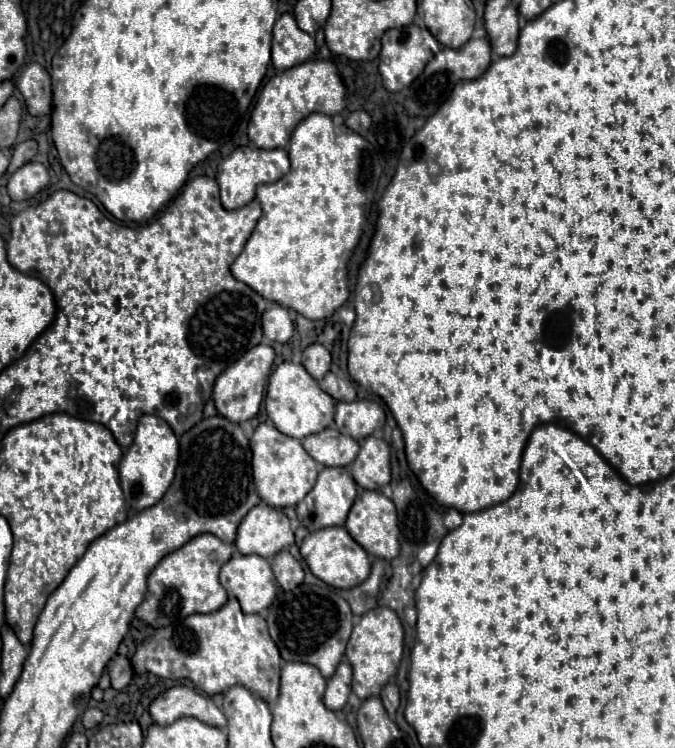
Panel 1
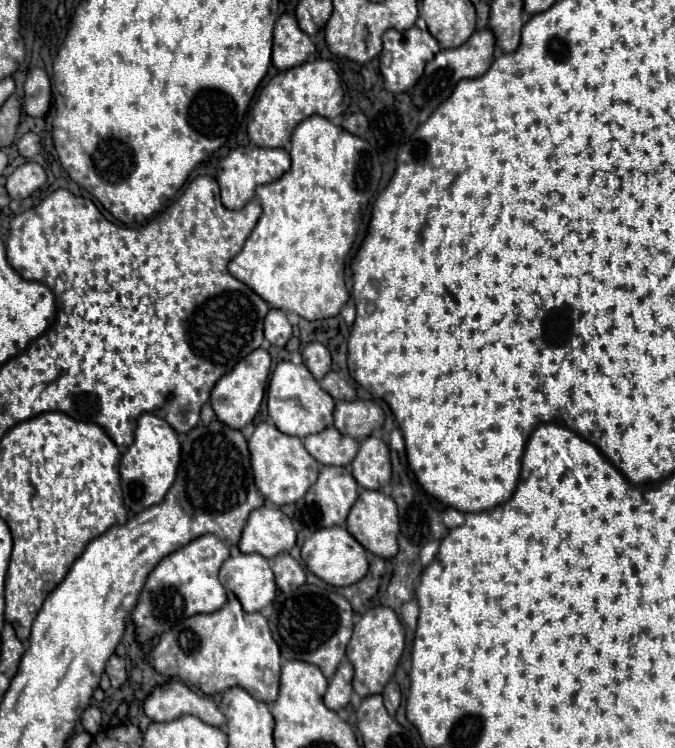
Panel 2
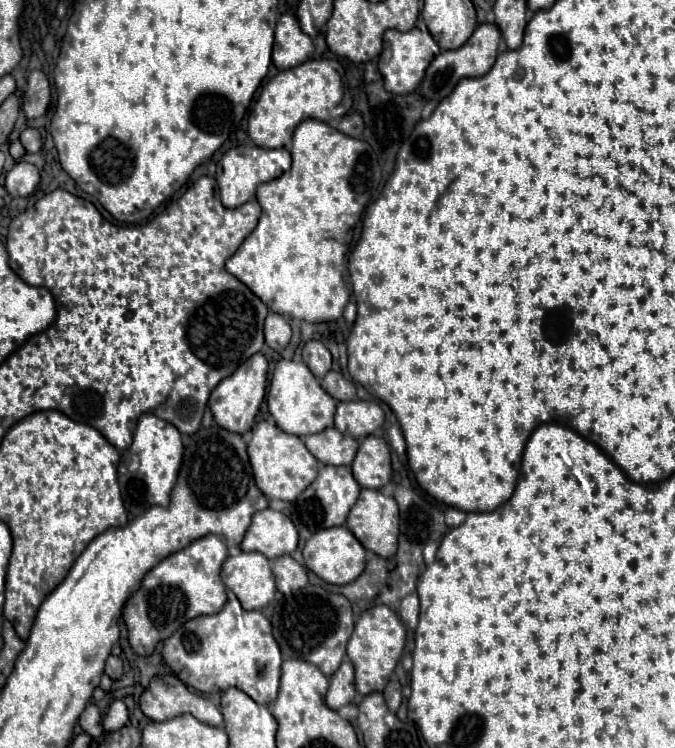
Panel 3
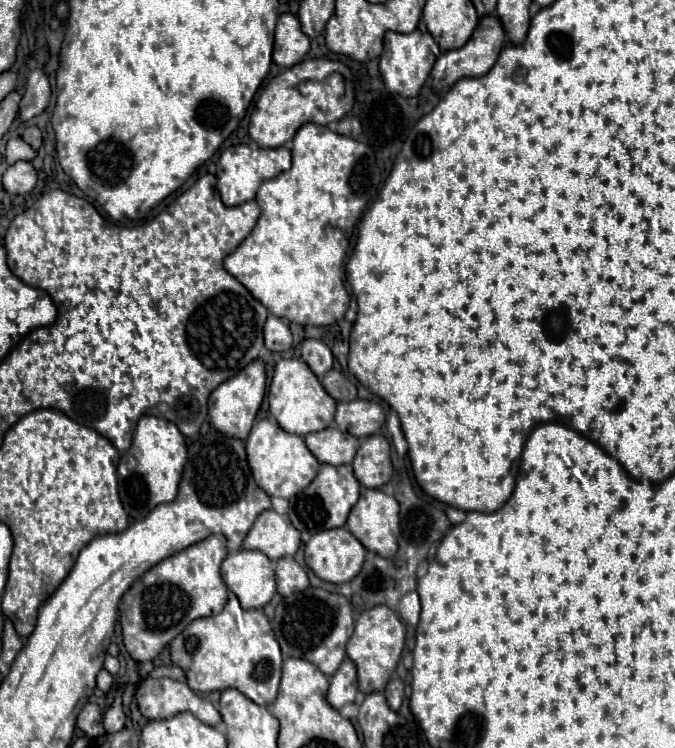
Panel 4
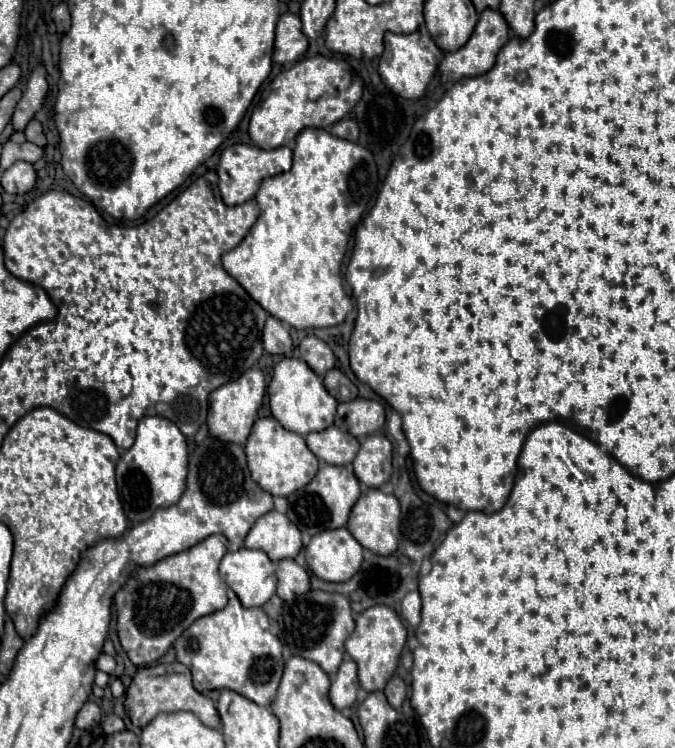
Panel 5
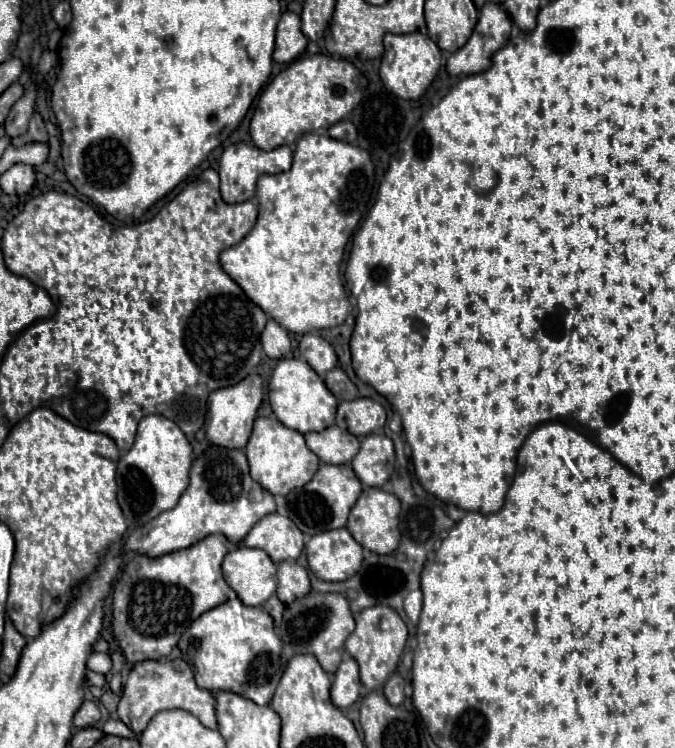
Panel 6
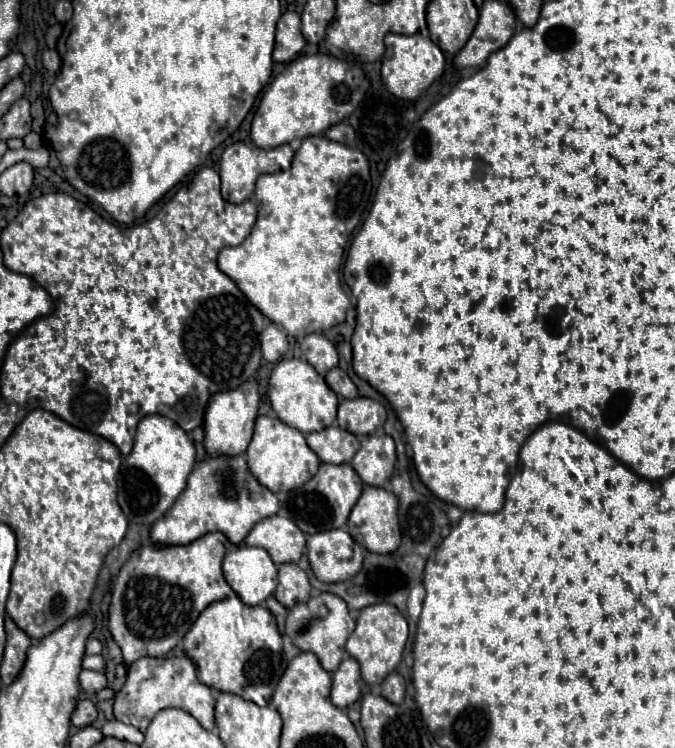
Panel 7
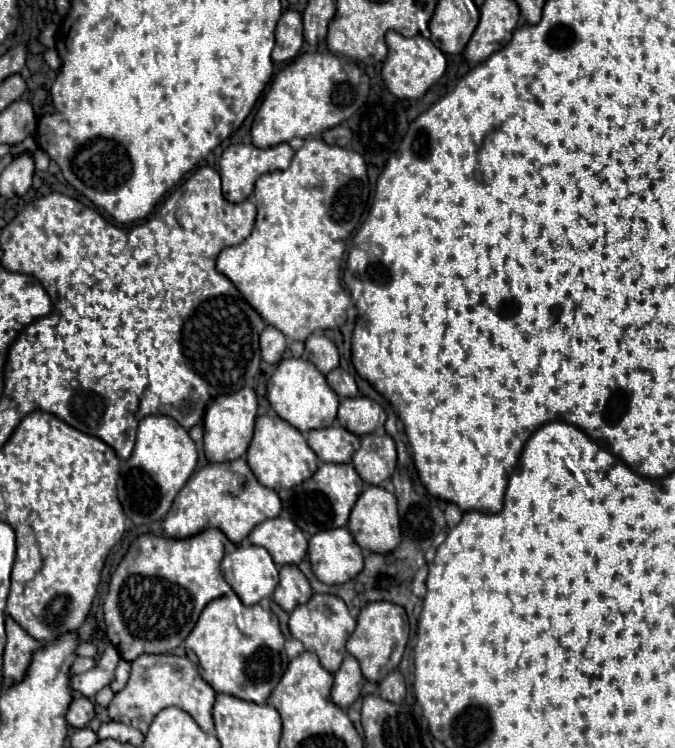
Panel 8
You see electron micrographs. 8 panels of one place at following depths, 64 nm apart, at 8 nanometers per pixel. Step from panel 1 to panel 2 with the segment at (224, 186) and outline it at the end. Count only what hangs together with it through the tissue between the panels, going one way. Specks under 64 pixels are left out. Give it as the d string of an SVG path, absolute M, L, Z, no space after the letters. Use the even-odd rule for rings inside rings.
M238 146L220 164L218 184L222 192L222 204L230 210L242 208L254 198L254 190L260 184L278 180L290 168L290 154L284 148L258 148L258 146Z

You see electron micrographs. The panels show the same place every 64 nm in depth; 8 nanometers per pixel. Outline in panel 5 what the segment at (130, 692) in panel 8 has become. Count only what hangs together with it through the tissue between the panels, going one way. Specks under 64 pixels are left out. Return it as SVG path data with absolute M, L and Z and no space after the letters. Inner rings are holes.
M180 662L138 668L138 672L134 674L134 678L126 690L124 710L134 728L144 728L160 712L178 712L178 710L188 710L188 712L196 714L200 718L200 722L206 724L208 728L220 728L220 718L218 718L214 702L194 688L190 670Z

